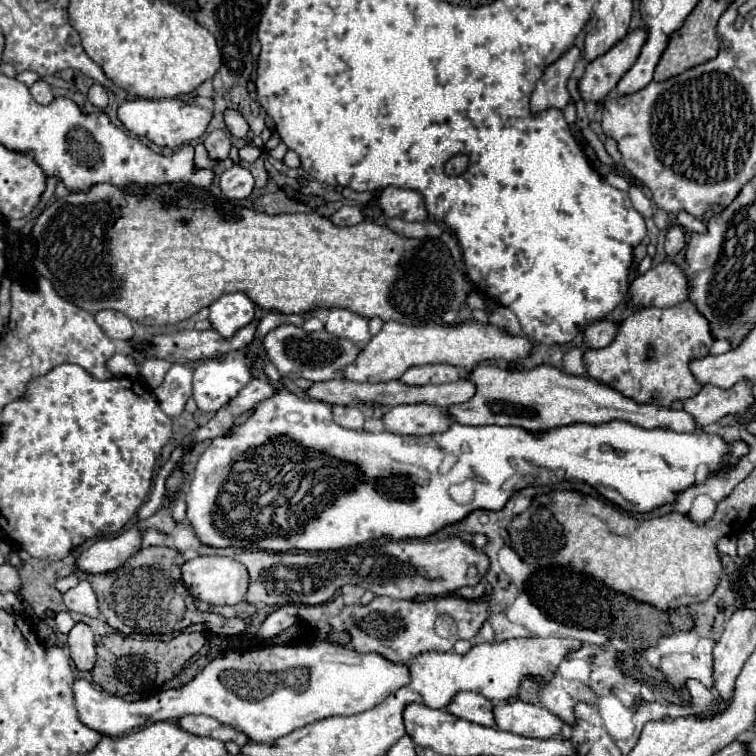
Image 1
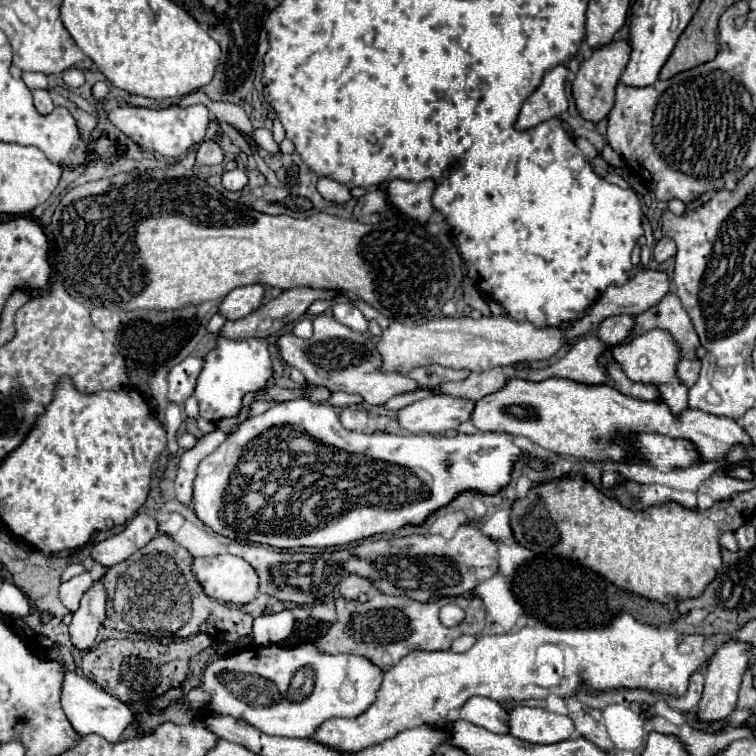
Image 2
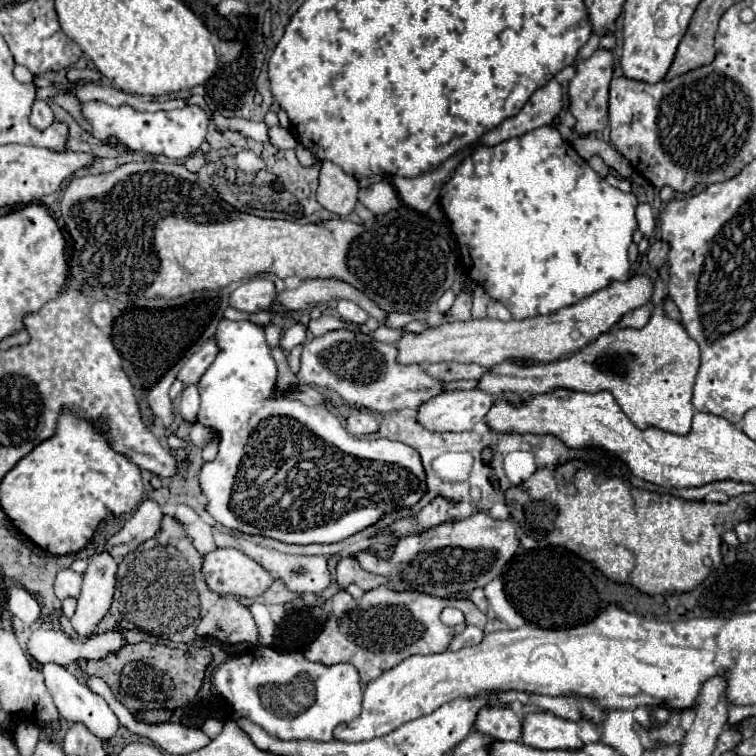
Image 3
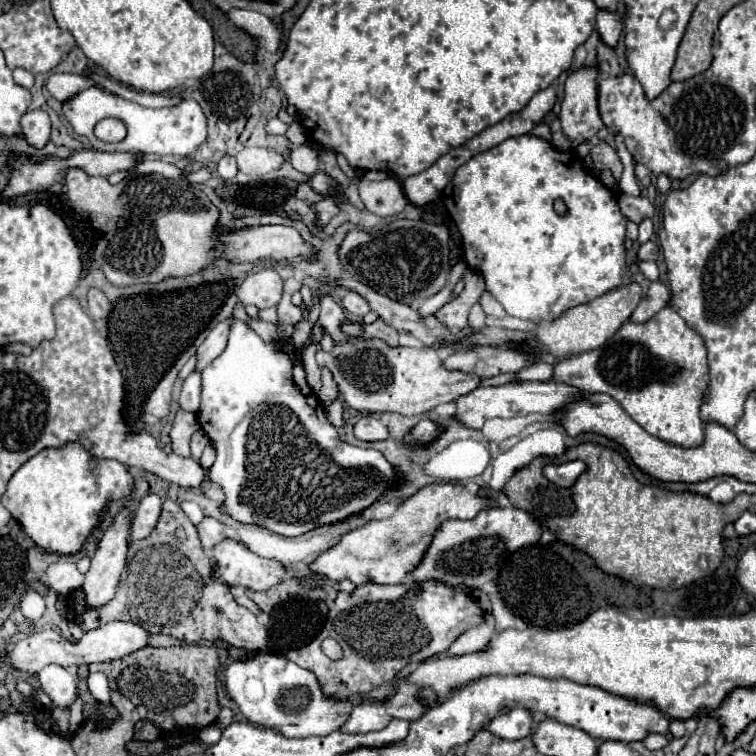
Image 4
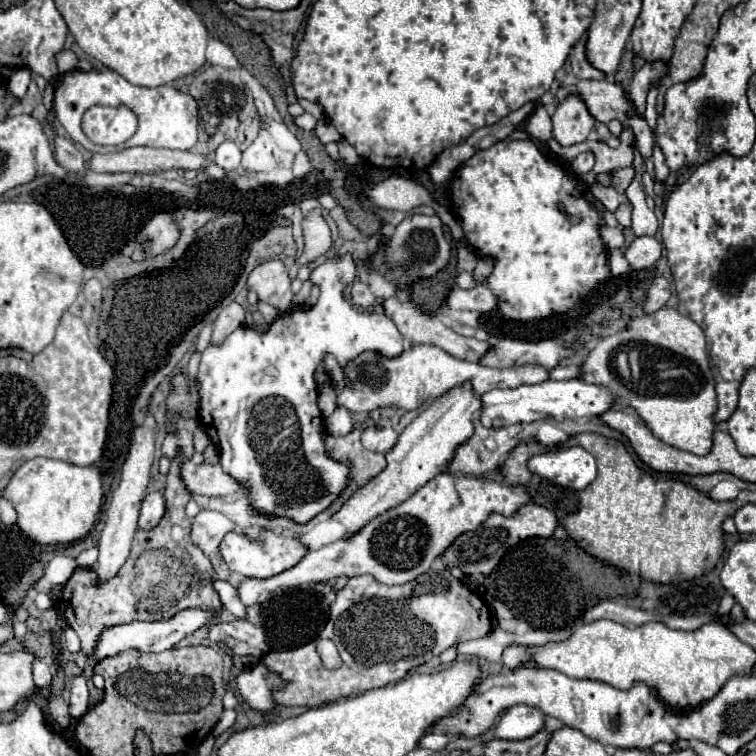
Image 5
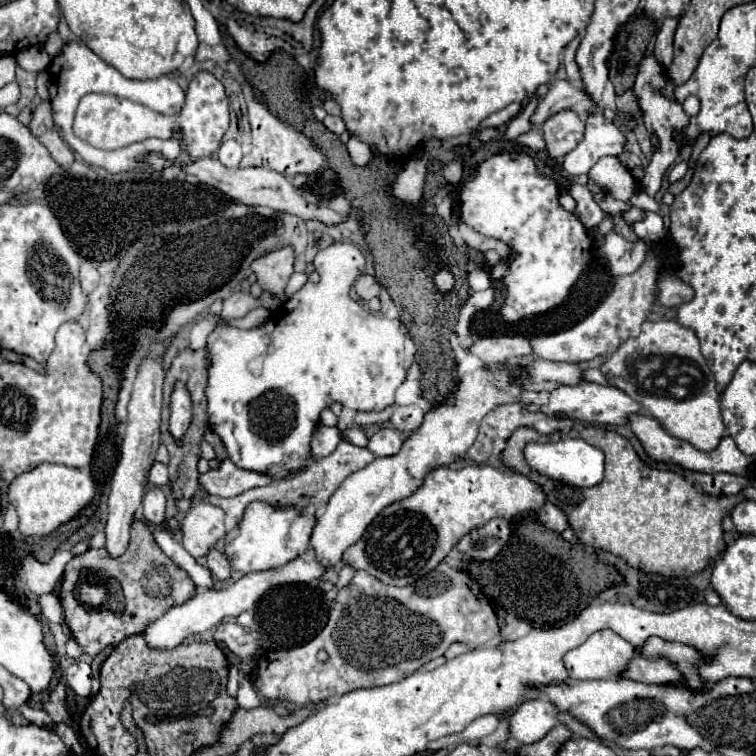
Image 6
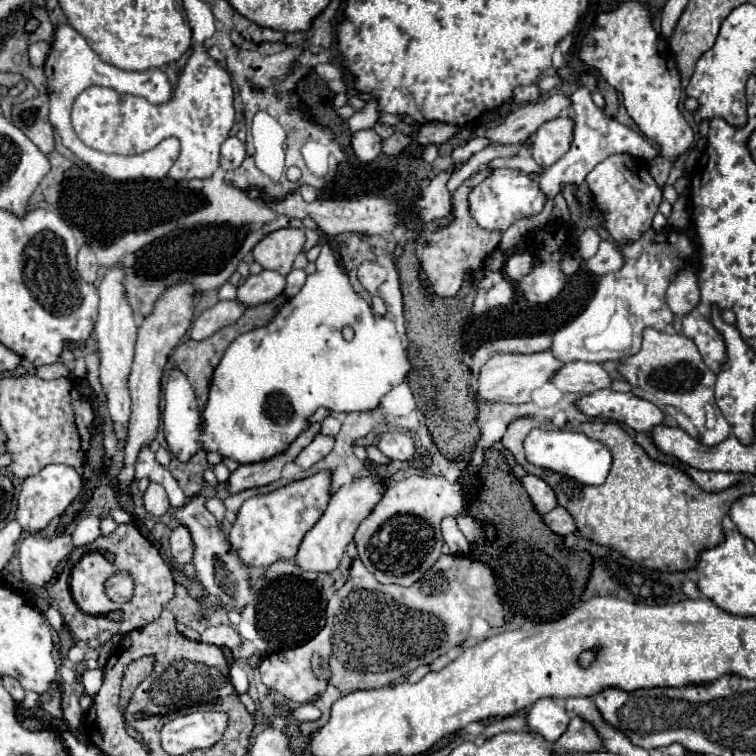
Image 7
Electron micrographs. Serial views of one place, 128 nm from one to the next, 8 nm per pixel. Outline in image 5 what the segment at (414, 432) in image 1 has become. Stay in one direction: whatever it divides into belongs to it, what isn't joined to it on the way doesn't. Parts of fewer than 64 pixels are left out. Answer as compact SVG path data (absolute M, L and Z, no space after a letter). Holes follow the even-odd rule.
M544 380L540 384L522 384L518 388L506 388L506 390L490 390L480 396L482 410L480 410L480 422L486 428L496 426L510 426L518 422L534 422L540 418L552 418L552 420L564 420L566 416L590 416L596 418L604 414L612 402L616 400L608 388L600 388L596 384L584 384L582 380Z

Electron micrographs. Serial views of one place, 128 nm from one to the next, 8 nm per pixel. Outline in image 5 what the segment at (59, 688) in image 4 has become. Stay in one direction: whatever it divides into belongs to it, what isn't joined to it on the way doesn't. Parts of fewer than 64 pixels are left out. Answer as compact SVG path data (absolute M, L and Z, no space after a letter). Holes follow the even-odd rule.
M38 658L36 664L34 664L34 684L36 684L38 688L44 688L44 686L50 686L50 684L52 684L50 668L44 664L42 658Z

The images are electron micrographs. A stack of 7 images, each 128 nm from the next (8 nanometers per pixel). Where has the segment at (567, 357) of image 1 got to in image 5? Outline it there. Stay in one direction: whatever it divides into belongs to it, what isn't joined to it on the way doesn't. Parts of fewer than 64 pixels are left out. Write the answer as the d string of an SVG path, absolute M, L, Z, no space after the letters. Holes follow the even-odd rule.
M660 308L654 314L634 318L624 330L604 336L590 350L586 360L580 364L580 380L588 384L606 386L616 400L624 400L636 410L636 414L644 420L650 432L662 442L676 446L680 450L704 456L712 448L712 432L714 432L714 412L716 412L716 392L714 392L714 376L708 364L706 340L702 328L688 316L682 316L674 308Z

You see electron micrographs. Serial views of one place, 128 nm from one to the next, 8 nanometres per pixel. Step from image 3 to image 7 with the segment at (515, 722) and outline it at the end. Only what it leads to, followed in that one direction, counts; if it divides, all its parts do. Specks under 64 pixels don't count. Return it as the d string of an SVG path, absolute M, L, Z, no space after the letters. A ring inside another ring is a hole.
M552 698L538 700L526 712L526 726L532 734L540 734L546 742L554 742L560 738L564 728L568 728L568 712L558 706Z

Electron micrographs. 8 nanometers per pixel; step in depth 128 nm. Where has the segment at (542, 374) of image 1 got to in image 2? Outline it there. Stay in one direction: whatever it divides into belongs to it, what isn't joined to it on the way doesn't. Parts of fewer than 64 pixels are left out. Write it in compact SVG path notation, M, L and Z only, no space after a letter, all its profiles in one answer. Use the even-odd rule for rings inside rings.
M510 378L504 388L474 404L470 422L484 432L526 436L538 446L558 454L582 456L596 462L622 462L622 458L628 456L628 450L618 446L616 438L636 432L654 432L692 440L704 462L716 460L716 456L720 456L728 444L736 444L736 440L740 440L740 444L752 444L744 428L740 428L732 418L708 416L700 410L684 410L676 416L660 400L644 402L618 392L612 384L580 384L568 378L546 378L542 382Z

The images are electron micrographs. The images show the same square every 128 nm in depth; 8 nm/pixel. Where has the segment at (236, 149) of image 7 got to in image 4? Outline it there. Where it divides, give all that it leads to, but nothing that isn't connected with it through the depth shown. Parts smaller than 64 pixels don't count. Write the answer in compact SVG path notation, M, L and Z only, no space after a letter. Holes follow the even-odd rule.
M224 156L220 162L218 162L218 174L224 178L224 180L230 180L236 176L236 160L232 156Z

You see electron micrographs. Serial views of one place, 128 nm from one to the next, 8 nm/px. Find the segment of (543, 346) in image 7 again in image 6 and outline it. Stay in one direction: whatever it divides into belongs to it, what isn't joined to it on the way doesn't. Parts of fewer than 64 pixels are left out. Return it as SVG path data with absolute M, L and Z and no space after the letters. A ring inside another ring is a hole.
M492 335L476 340L470 346L470 352L492 366L492 364L514 360L518 356L532 354L532 348L528 344L528 340L520 335Z

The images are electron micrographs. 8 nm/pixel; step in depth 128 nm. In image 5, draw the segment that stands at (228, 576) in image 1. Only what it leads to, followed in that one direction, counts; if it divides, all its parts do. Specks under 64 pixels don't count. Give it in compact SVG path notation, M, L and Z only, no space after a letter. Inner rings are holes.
M268 530L262 532L260 540L250 540L246 536L230 532L220 542L220 554L222 554L224 562L228 564L228 568L232 572L238 572L238 574L248 576L248 578L264 580L264 578L276 576L276 574L280 574L280 572L296 566L302 560L302 556L306 554L306 548L298 540L294 540L294 538L284 538L284 536L272 534Z

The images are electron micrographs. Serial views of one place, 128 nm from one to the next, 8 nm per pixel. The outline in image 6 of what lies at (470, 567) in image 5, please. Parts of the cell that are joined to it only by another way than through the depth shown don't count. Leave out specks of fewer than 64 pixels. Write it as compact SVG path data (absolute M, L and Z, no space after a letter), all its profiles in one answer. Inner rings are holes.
M548 502L538 508L536 518L542 526L546 526L548 530L554 530L554 532L564 532L568 528L568 520L560 512L560 508L556 508L554 504L548 504ZM494 518L488 524L474 528L466 536L462 536L460 542L456 544L456 550L464 554L466 560L490 562L510 540L510 534L512 534L512 520Z

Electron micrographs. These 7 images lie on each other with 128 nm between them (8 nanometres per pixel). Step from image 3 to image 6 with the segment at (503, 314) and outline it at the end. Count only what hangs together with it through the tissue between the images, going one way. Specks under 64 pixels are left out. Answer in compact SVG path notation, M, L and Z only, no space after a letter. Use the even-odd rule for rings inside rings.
M488 288L488 290L484 290L484 292L472 292L472 294L468 296L468 304L476 306L476 308L480 308L480 310L486 310L486 308L492 304L492 300L494 300L494 290L492 290L492 288Z

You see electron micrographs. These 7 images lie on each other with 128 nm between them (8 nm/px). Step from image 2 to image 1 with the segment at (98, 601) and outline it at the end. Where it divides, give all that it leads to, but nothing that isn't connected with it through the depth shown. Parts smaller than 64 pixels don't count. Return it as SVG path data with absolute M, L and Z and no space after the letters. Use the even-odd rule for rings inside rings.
M76 624L68 634L70 658L78 670L90 672L96 662L96 640L86 624Z

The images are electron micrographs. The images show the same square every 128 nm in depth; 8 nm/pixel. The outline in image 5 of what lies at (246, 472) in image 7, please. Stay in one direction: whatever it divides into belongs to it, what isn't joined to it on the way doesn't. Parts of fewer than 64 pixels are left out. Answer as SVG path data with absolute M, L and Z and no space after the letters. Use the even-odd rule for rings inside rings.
M182 460L180 478L190 494L204 496L226 496L242 490L218 464L194 464L192 460Z

